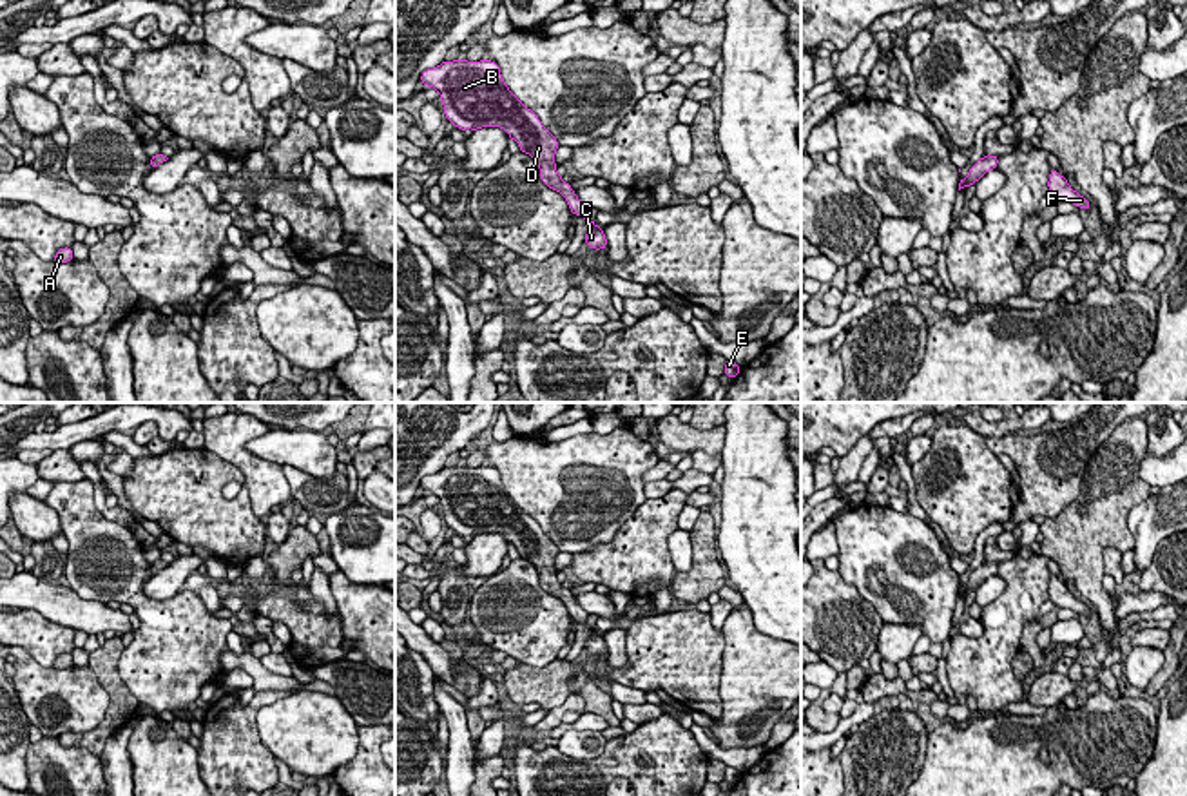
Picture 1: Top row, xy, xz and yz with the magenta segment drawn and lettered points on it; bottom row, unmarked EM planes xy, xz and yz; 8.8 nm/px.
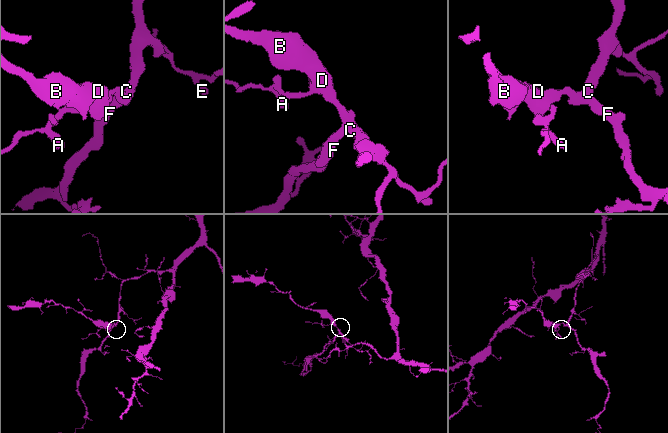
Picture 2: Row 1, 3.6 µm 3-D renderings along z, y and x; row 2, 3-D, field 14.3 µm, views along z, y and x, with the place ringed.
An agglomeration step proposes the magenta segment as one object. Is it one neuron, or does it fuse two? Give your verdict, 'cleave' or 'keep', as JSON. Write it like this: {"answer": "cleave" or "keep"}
{"answer": "keep"}

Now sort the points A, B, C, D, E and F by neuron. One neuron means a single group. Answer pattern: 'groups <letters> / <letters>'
groups A B C D E F

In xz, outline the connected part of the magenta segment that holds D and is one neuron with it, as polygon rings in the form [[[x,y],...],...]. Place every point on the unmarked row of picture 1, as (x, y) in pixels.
[[[444,466],[440,471],[426,475],[420,488],[439,497],[444,520],[457,535],[502,533],[518,549],[520,558],[536,568],[540,586],[565,604],[573,620],[593,631],[584,644],[589,655],[607,655],[603,635],[587,624],[589,613],[556,578],[555,560],[560,549],[538,522],[509,497],[497,468]]]

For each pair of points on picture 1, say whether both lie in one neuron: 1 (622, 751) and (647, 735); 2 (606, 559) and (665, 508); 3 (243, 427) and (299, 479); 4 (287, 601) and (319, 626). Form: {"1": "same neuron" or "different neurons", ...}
{"1": "same neuron", "2": "same neuron", "3": "different neurons", "4": "same neuron"}

